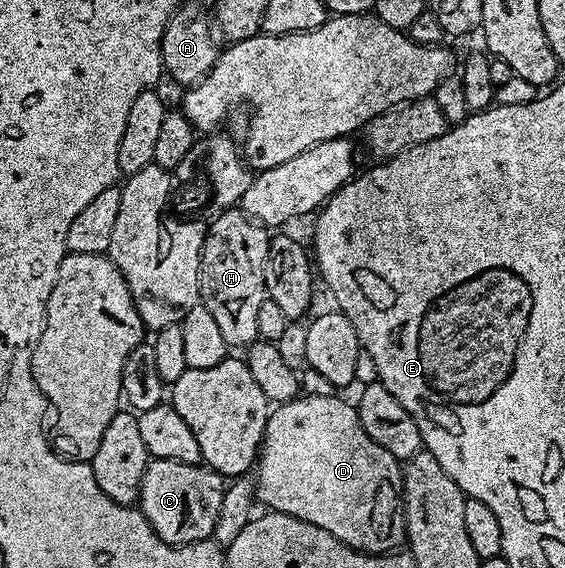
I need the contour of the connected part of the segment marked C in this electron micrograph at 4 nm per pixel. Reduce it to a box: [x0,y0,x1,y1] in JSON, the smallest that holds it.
[139,458,226,544]

